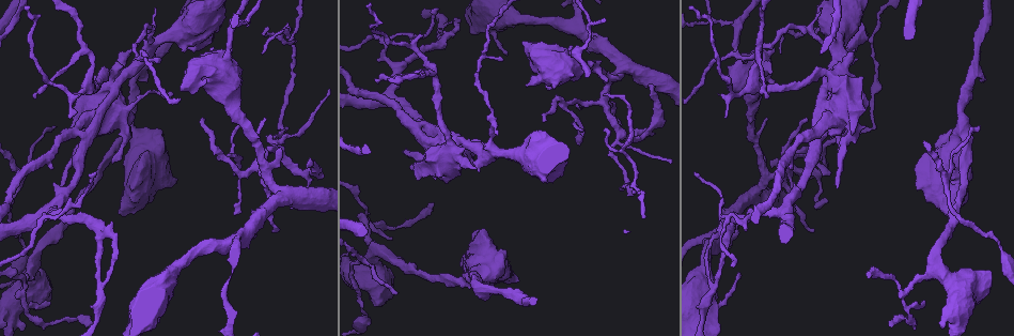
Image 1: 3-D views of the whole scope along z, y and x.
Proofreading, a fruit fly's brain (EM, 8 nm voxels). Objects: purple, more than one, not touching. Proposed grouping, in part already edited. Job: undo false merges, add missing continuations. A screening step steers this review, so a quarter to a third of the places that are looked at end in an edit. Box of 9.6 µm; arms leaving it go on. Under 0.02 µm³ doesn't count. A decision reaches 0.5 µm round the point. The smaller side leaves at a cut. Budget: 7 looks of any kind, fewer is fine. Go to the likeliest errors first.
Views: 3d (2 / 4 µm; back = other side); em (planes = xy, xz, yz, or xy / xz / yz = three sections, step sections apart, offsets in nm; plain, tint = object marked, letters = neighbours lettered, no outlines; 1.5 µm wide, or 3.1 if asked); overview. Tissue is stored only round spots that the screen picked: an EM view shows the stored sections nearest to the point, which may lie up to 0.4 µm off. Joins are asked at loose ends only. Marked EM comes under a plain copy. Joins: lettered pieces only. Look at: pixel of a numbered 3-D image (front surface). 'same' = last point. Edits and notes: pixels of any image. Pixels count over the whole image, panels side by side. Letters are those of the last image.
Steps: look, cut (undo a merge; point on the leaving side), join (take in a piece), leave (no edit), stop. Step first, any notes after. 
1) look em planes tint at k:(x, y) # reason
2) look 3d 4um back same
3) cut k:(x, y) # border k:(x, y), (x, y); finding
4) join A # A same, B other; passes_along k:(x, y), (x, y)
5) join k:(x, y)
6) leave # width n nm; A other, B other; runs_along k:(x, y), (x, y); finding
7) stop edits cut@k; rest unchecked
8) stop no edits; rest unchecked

look 3d 2um at 1:(740, 273) # free end

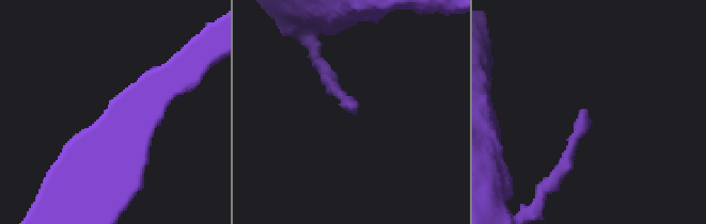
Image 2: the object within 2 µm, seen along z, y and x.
look em planes tint at 2:(353, 106)

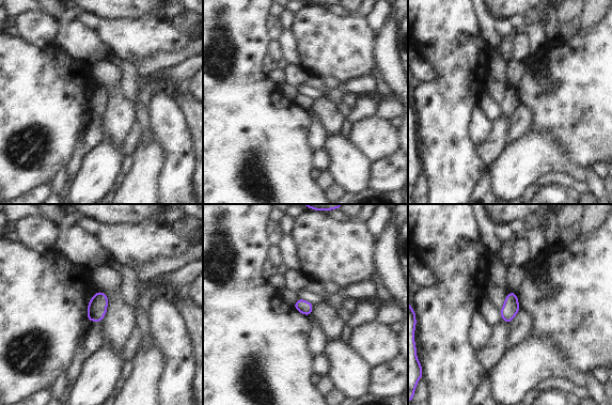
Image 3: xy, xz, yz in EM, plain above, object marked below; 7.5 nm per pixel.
look em planes letters same

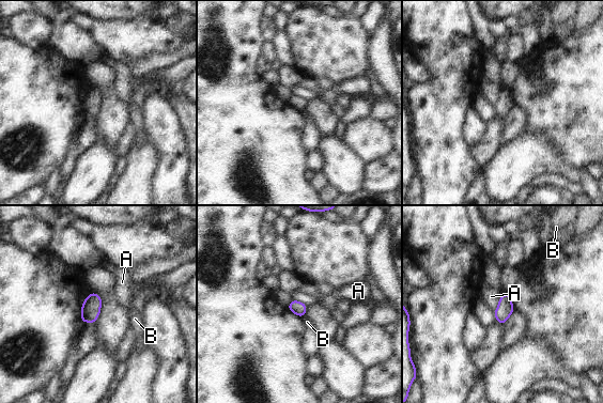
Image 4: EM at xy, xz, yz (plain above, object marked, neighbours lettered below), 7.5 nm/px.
leave # A other, B other; border 4:(504, 292), (494, 311); no lettered piece goes on from it

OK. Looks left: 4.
look 3d 4um at 1:(23, 293) # three arms meet

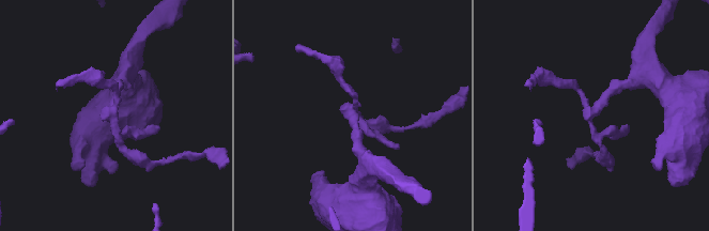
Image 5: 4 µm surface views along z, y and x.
look em planes letters at 5:(112, 113)

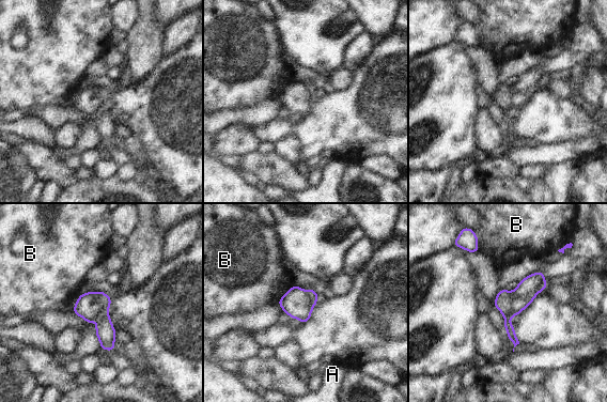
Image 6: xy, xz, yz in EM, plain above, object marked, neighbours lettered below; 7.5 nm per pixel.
cut 6:(311, 294) # width 190 nm; A other, B other; border 6:(305, 292), (315, 302); a second neuron is stuck on

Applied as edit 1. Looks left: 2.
stop edits cut@6; rest unchecked

